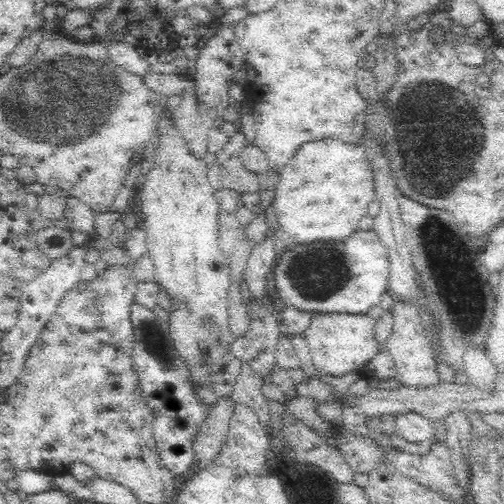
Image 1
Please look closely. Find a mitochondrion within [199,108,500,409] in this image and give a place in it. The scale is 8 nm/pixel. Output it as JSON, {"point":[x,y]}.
{"point":[439,243]}

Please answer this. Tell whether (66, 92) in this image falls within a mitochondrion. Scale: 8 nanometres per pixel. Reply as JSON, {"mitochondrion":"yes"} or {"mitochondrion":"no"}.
{"mitochondrion":"yes"}

